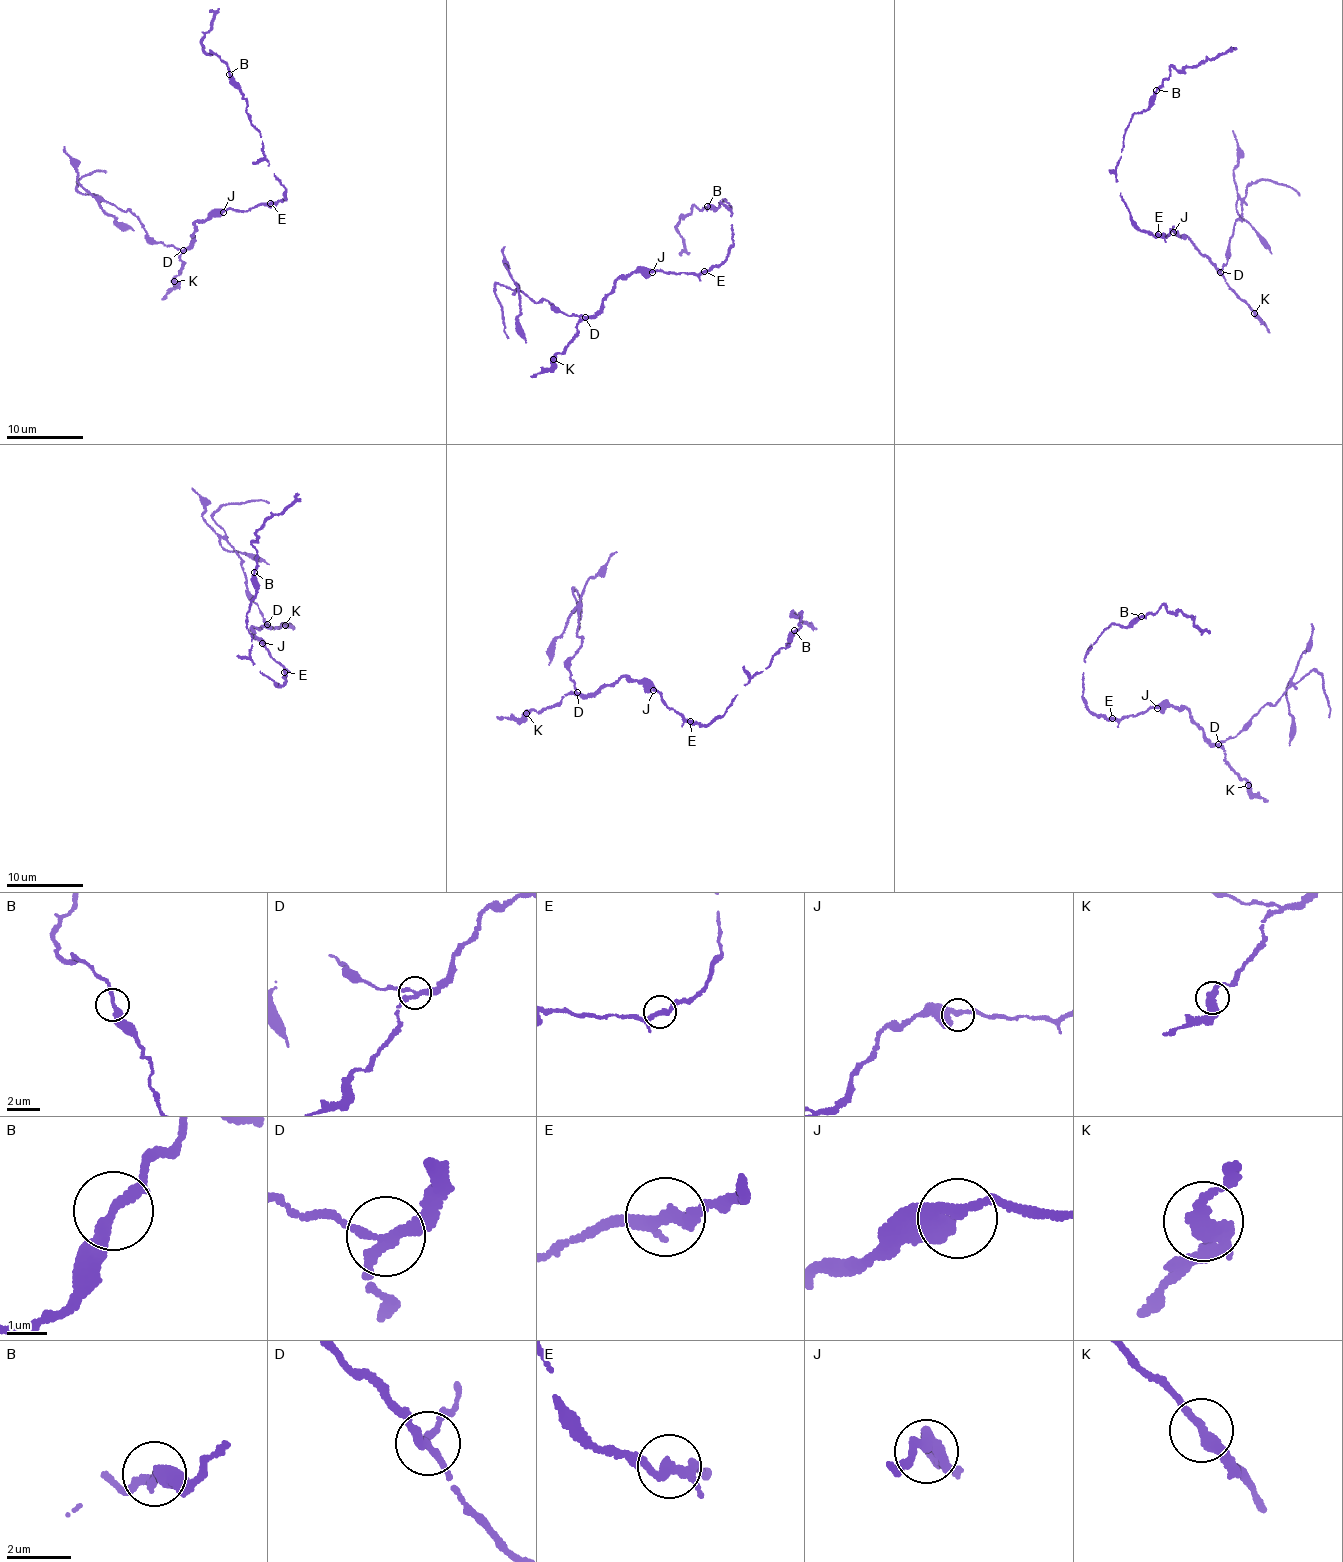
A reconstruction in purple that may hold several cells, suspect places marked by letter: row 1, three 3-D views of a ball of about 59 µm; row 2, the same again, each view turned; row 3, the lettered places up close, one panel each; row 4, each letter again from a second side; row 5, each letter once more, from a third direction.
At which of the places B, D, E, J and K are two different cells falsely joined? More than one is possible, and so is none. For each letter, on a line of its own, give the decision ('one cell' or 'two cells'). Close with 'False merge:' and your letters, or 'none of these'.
B: one cell
D: two cells
E: one cell
J: one cell
K: one cell
False merge: D

